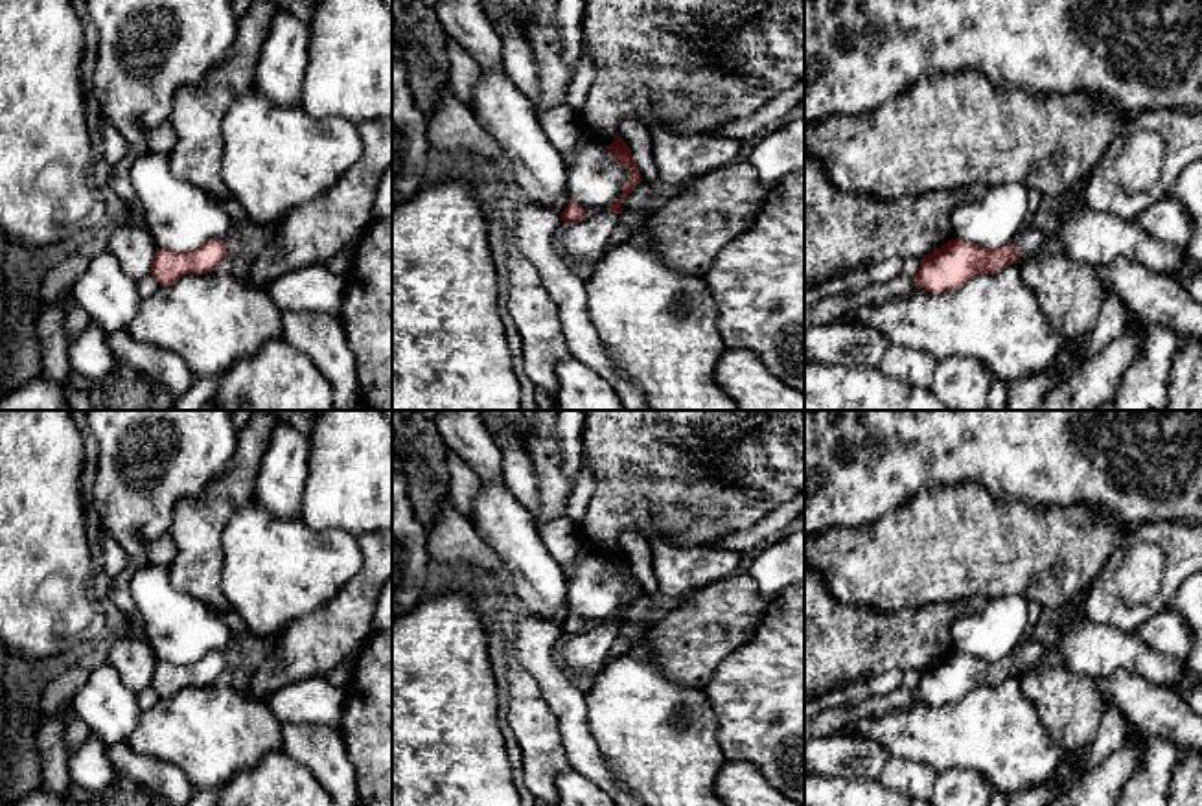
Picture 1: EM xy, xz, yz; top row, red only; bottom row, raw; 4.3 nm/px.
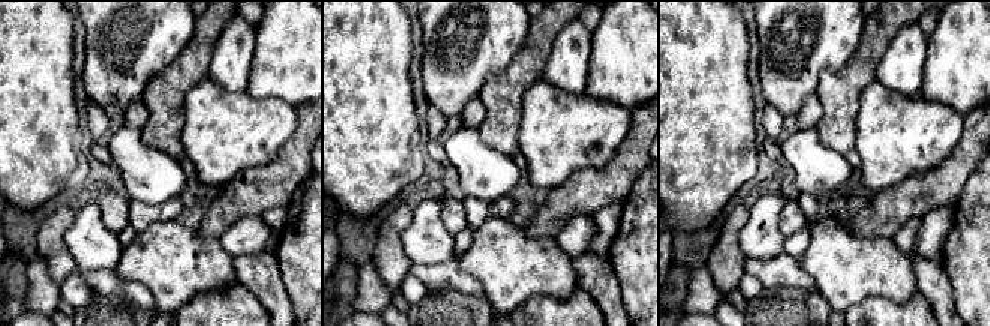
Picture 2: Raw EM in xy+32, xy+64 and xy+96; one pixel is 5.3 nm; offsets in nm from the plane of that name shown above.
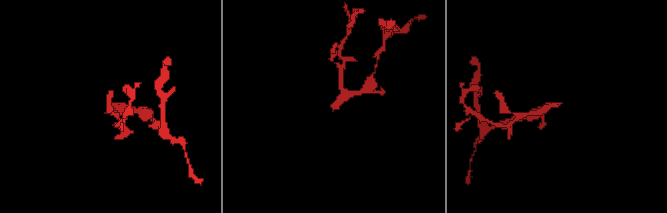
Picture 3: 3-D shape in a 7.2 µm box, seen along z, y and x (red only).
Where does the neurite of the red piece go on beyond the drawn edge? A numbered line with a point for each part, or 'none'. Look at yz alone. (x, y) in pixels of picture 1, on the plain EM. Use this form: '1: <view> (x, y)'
1: yz (1031, 654)

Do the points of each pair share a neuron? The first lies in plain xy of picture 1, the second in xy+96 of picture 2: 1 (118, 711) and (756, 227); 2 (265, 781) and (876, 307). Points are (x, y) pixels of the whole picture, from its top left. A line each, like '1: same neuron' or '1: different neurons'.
1: same neuron
2: same neuron

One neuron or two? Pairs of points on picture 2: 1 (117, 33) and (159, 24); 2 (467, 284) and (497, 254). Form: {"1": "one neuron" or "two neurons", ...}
{"1": "one neuron", "2": "two neurons"}

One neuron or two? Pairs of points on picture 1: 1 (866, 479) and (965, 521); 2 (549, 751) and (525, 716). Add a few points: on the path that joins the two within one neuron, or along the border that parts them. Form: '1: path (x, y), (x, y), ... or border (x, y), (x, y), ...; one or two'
1: border (954, 486), (923, 488), (875, 521); two
2: path (540, 742), (534, 725); one

